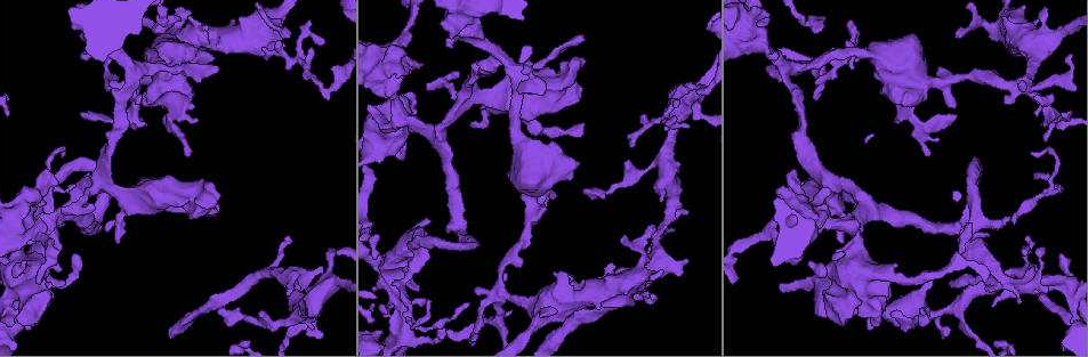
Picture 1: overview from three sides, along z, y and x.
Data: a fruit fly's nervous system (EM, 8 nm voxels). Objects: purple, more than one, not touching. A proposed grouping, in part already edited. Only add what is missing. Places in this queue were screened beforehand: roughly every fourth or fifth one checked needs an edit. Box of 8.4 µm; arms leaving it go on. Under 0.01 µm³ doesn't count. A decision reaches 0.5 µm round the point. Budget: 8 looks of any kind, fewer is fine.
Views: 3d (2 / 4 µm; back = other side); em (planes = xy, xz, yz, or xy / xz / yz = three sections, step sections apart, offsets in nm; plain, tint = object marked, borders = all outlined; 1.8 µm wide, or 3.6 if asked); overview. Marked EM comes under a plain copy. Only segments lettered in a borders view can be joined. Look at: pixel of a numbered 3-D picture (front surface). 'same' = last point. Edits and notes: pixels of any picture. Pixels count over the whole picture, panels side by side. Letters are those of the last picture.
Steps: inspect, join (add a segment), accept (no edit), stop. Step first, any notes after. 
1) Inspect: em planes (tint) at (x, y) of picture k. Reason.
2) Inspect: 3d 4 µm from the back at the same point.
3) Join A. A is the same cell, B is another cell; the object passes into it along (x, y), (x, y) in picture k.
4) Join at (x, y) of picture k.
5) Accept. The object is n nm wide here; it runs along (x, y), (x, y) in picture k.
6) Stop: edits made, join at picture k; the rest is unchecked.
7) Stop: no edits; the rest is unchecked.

Inspect: 3d 2 µm at (323, 335) of picture 1. Branch stops here.

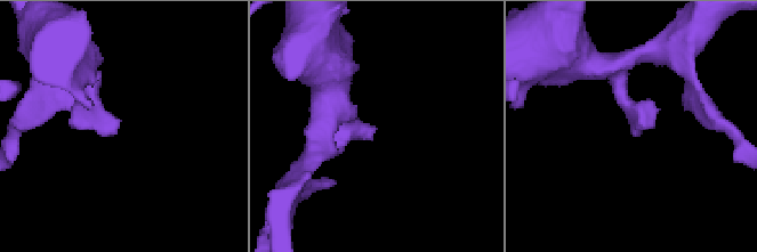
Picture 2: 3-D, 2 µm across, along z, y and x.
Inspect: em planes (borders) at (641, 124) of picture 2.

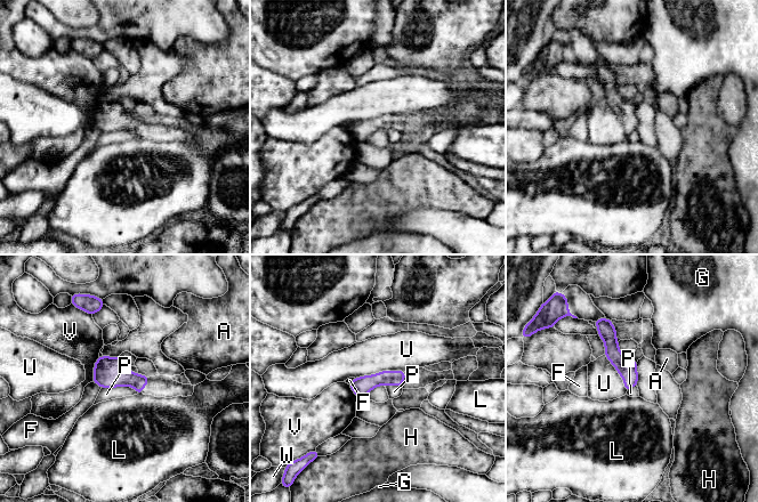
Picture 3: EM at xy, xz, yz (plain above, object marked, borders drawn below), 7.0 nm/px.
Accept. A, F, G, H, L, P, U, V and W are other cells; a border runs along (102, 388), (131, 387), (137, 393) in picture 3; no lettered segment goes on from it.

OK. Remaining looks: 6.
Inspect: 3d 2 µm from the back at (920, 310) of picture 1. An open end.

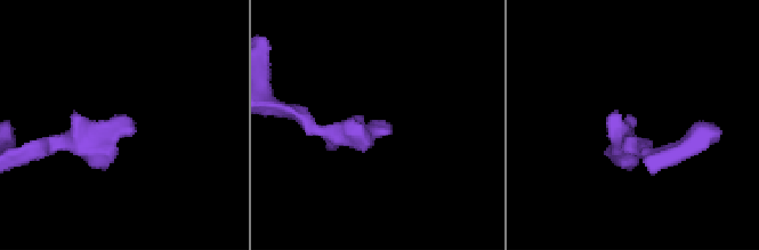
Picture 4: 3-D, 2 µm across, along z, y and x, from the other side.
Inspect: em xy step 4 (tint) at (132, 122) of picture 4. Need the tissue.

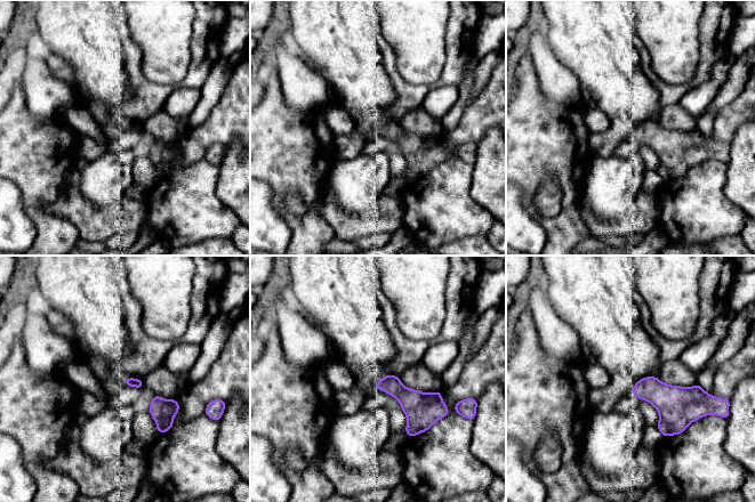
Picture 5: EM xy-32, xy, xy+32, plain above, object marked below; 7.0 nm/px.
Inspect: em planes (borders) at the same point.

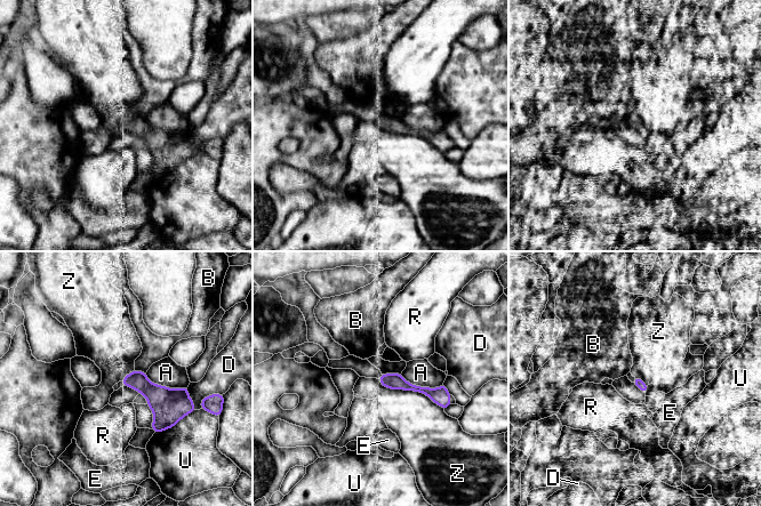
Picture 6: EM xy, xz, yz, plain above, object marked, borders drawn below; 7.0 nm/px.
Accept. A, B, D, E, R, U and Z are other cells; it runs along (382, 379), (447, 396) in picture 6; no lettered segment goes on from it.

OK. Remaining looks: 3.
Inspect: 3d 4 µm from the back at (685, 260) of picture 1. Free end.

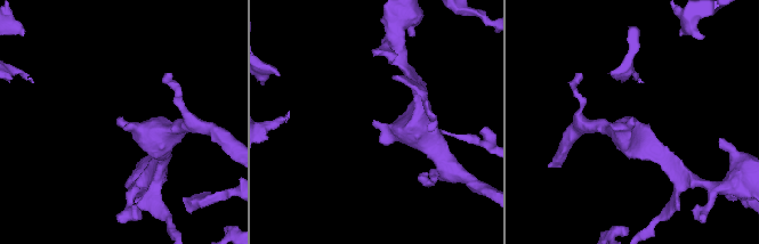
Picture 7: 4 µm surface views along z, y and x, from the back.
Inspect: em yz step 8 (borders) at (632, 118) of picture 7. Now the EM.

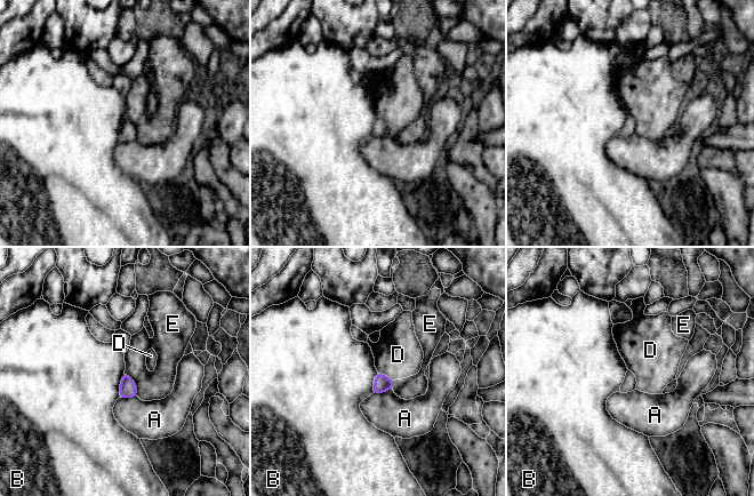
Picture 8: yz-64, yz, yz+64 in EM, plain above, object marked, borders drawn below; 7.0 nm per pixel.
Inspect: em planes (borders) at the same point. Another direction.

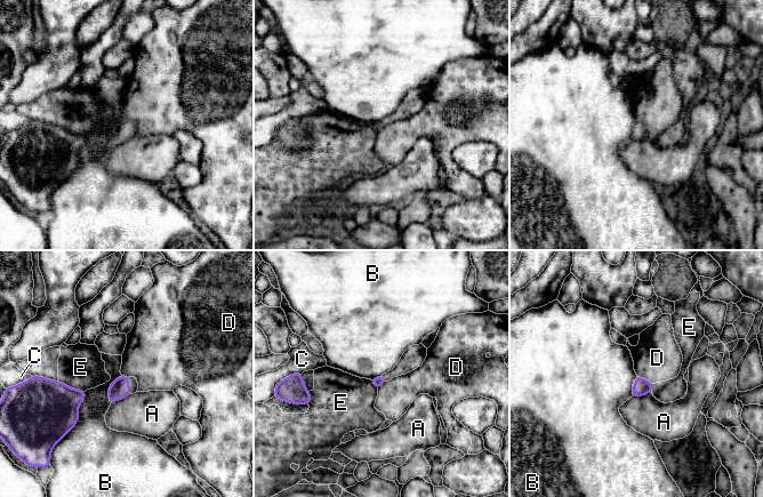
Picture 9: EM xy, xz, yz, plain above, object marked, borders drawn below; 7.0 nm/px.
Accept. A, B, C, D and E are other cells; none of them fits.

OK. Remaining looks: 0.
Stop: no edits; the rest is unchecked.

